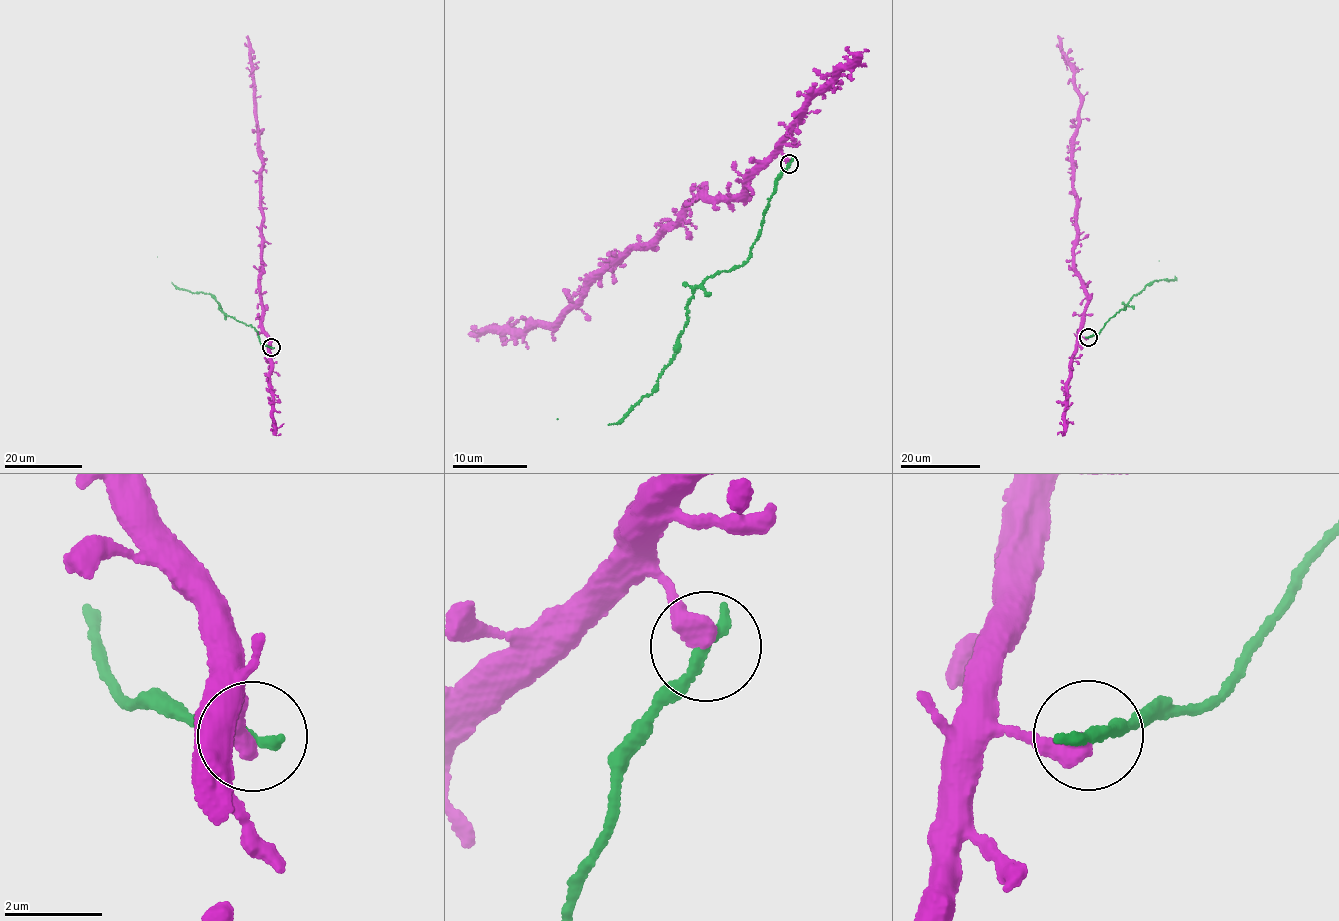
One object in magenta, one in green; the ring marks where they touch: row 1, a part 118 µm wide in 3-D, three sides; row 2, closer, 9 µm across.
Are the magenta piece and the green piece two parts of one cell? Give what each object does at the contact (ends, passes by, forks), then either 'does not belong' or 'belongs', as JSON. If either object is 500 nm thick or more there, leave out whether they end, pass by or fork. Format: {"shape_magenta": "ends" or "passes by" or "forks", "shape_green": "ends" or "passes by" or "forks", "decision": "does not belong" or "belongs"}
{"shape_magenta": "ends", "shape_green": "ends", "decision": "does not belong"}

